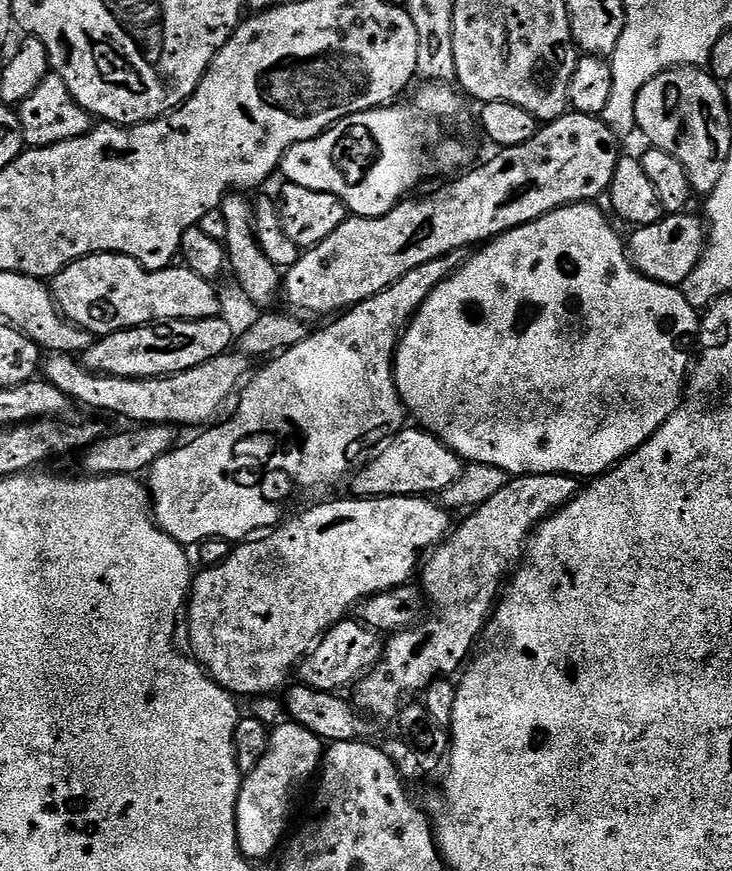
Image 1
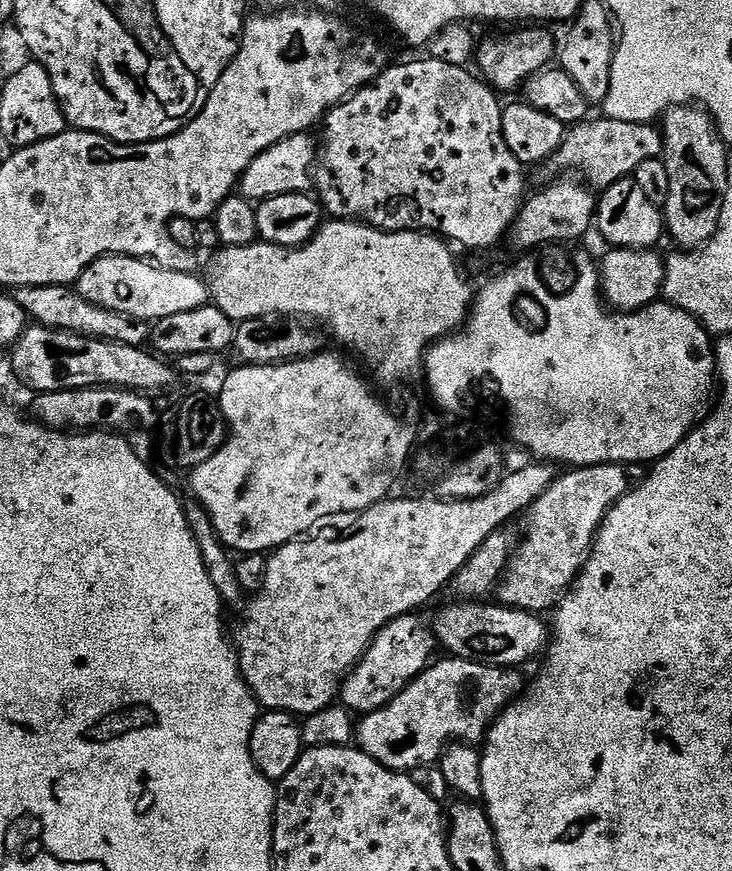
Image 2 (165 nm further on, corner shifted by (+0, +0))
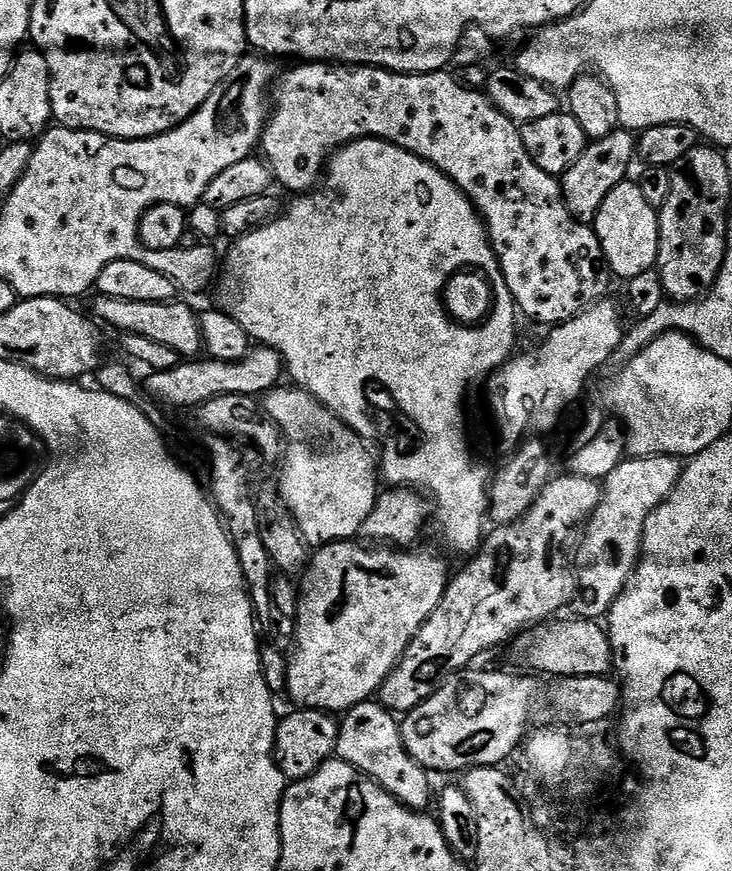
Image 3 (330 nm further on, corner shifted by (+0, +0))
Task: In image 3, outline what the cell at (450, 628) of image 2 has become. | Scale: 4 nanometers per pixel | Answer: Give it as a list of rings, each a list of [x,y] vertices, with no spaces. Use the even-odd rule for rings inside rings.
[[[564,620],[561,624],[548,622],[537,627],[532,638],[524,644],[524,660],[529,664],[531,671],[536,674],[543,674],[548,678],[557,676],[608,676],[614,668],[614,657],[612,647],[608,641],[607,631],[595,620]]]

